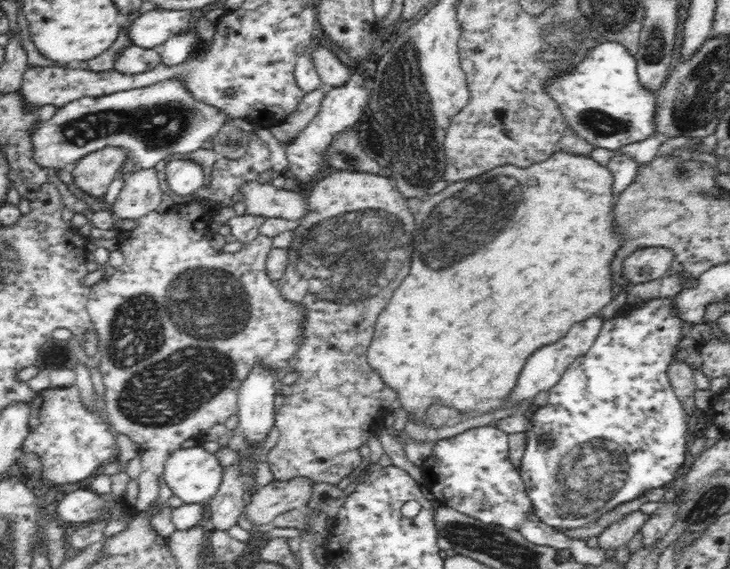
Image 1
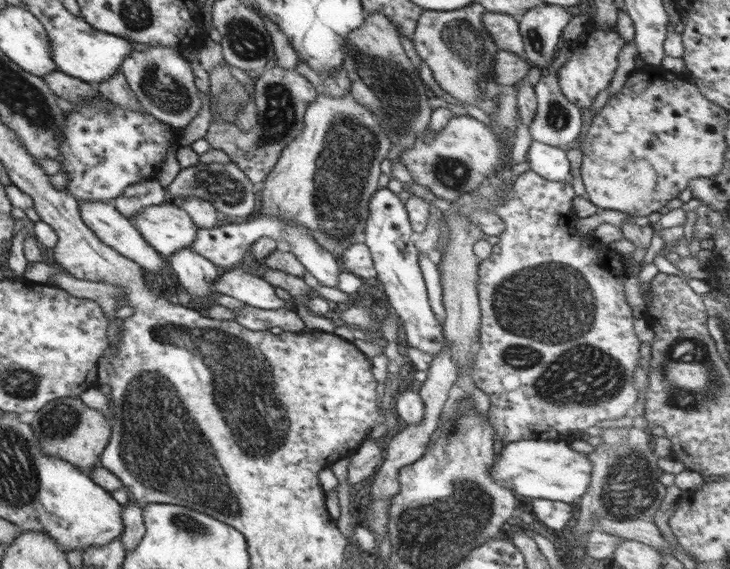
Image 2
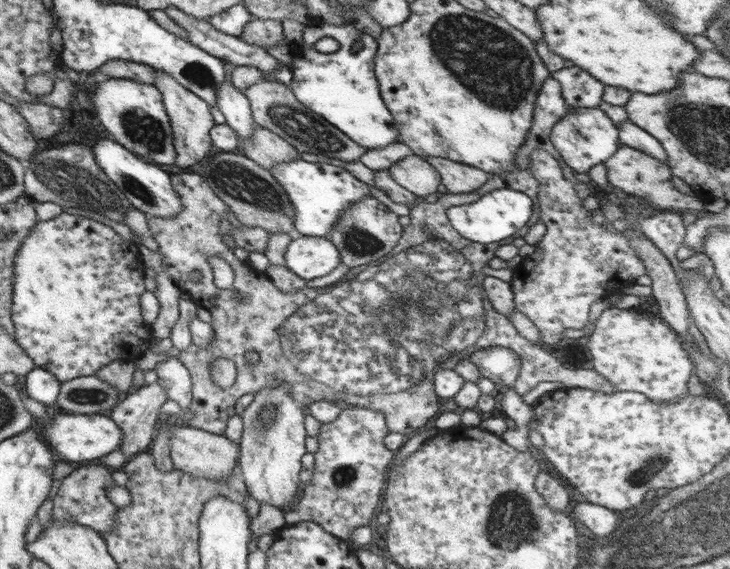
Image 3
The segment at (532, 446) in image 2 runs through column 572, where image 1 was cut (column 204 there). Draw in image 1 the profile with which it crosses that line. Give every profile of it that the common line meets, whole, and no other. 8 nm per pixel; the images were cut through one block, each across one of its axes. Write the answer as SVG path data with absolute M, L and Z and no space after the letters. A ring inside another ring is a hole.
M200 443L190 448L180 448L165 459L164 482L173 494L186 504L206 504L218 492L223 479L223 468L215 453L206 451Z

